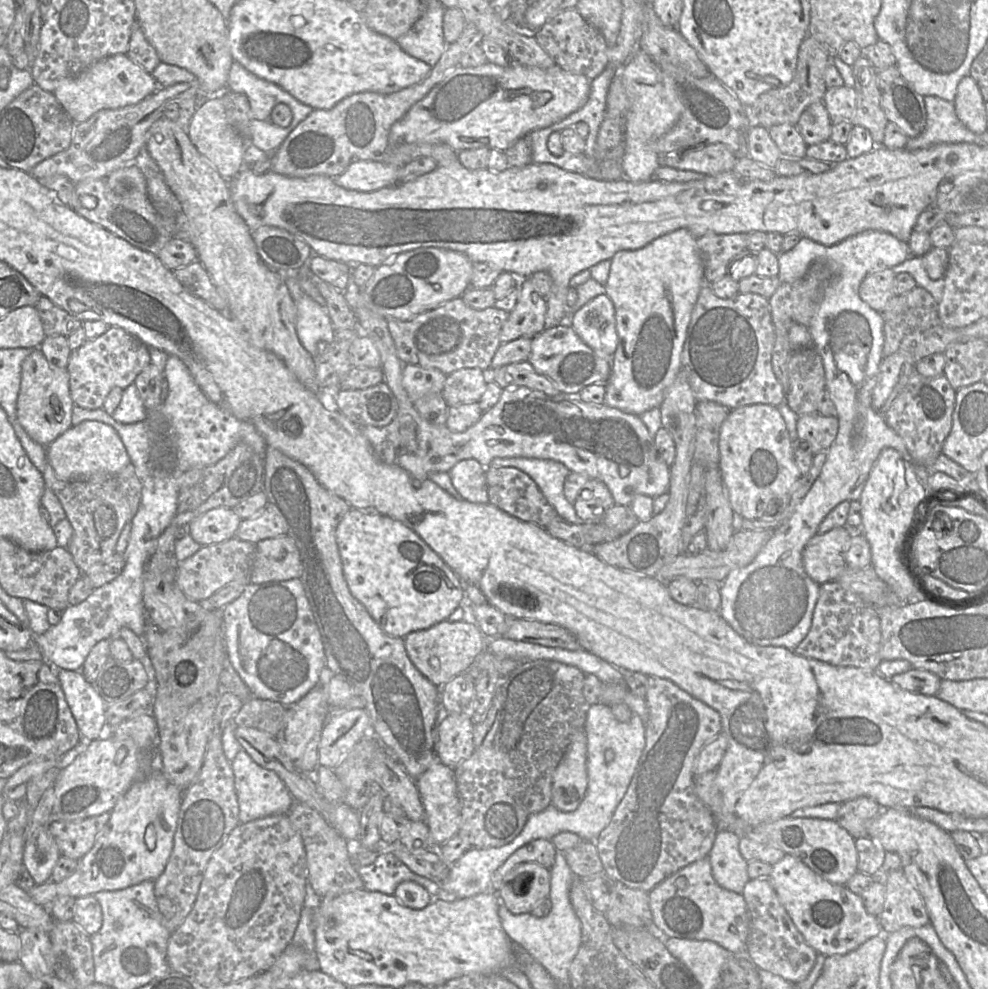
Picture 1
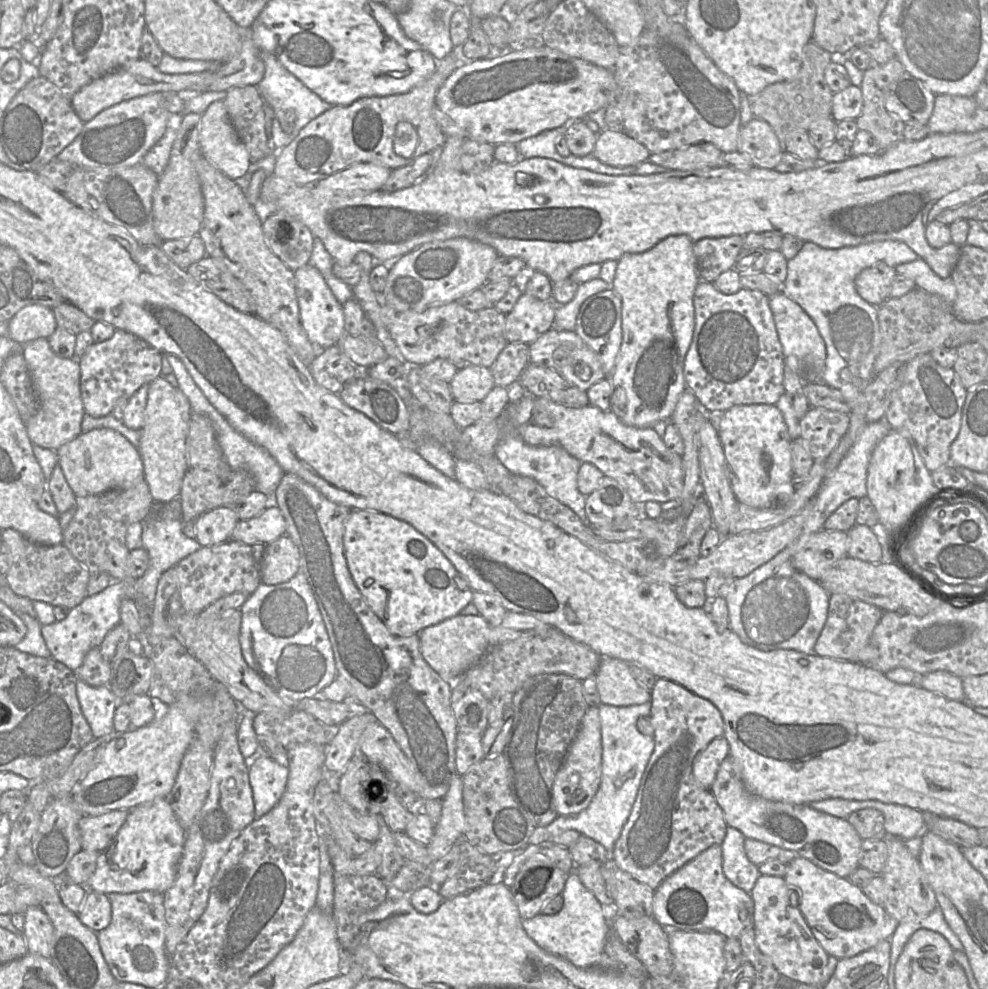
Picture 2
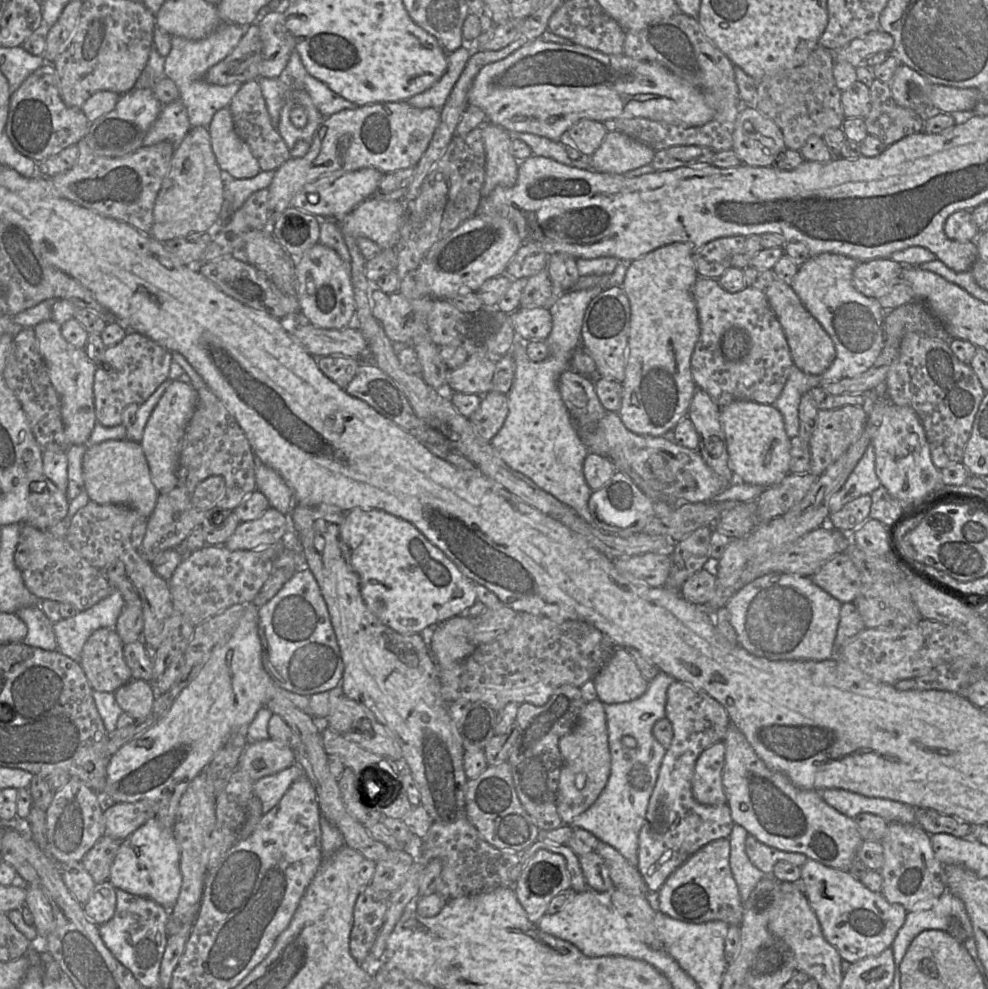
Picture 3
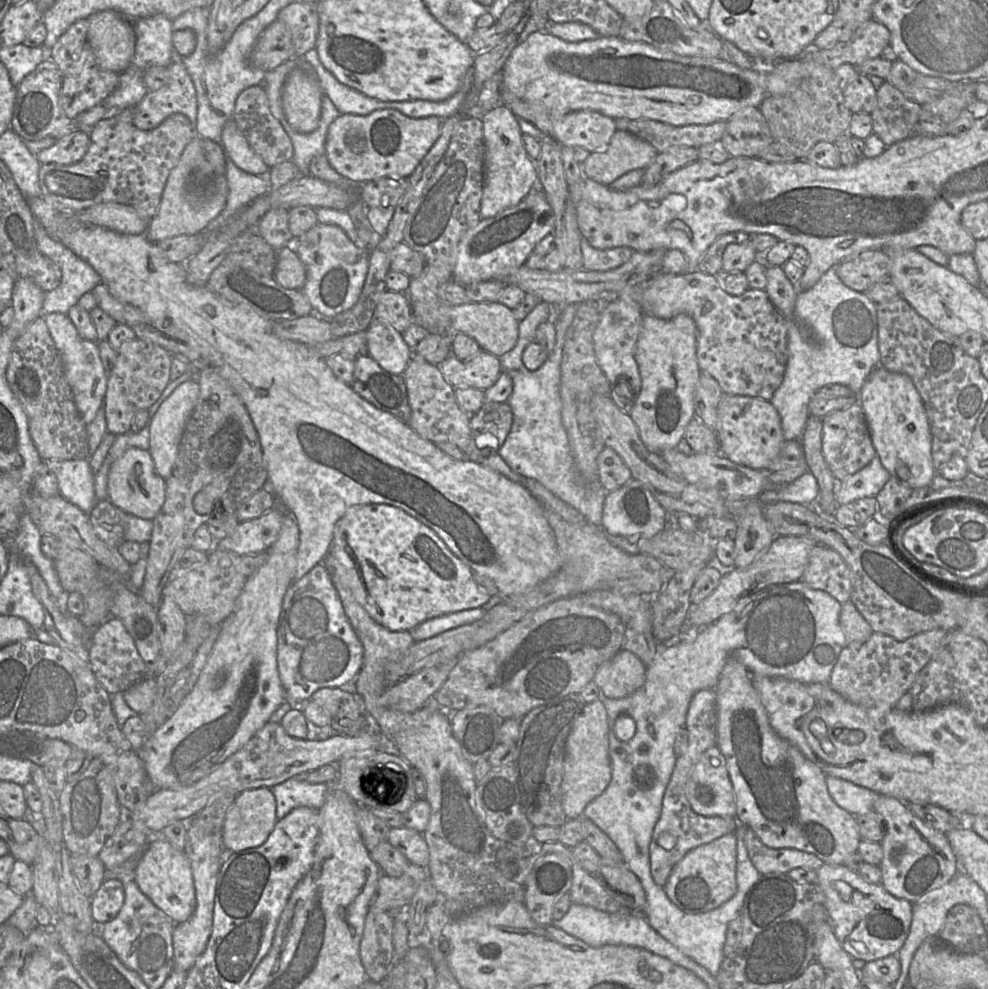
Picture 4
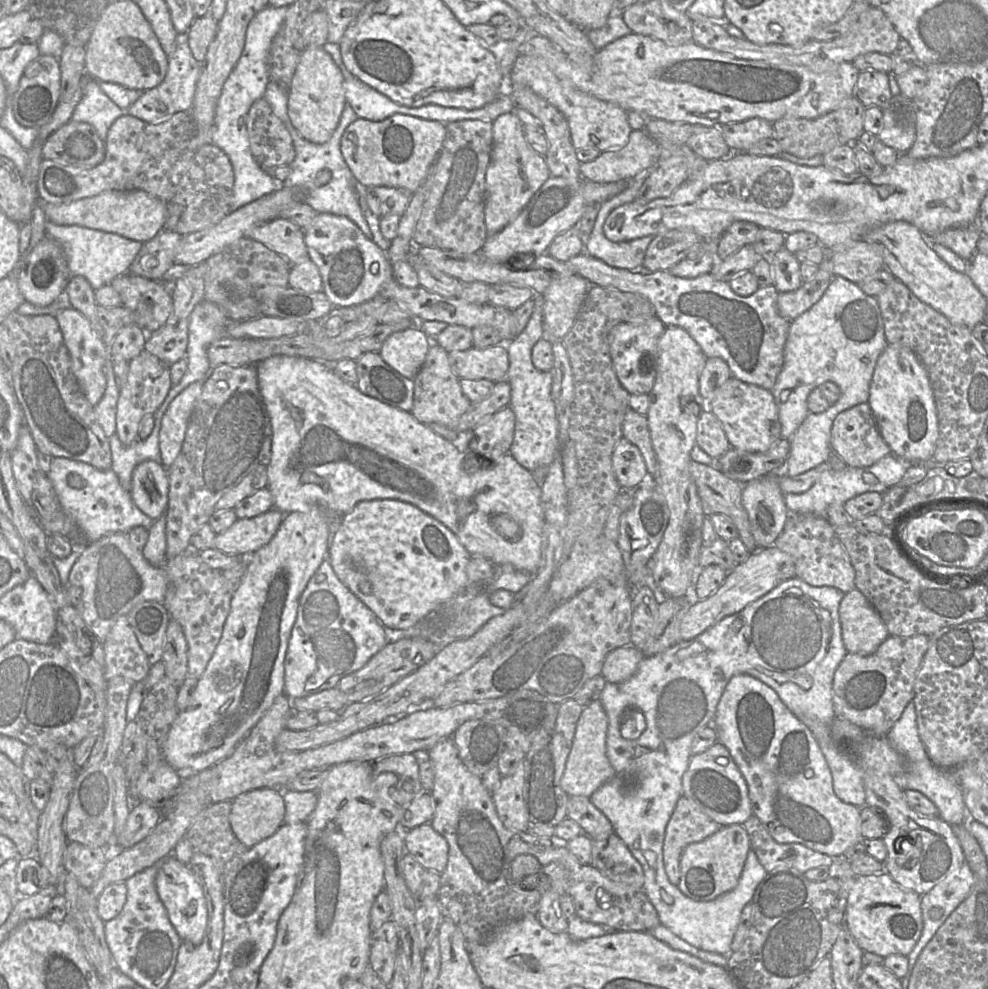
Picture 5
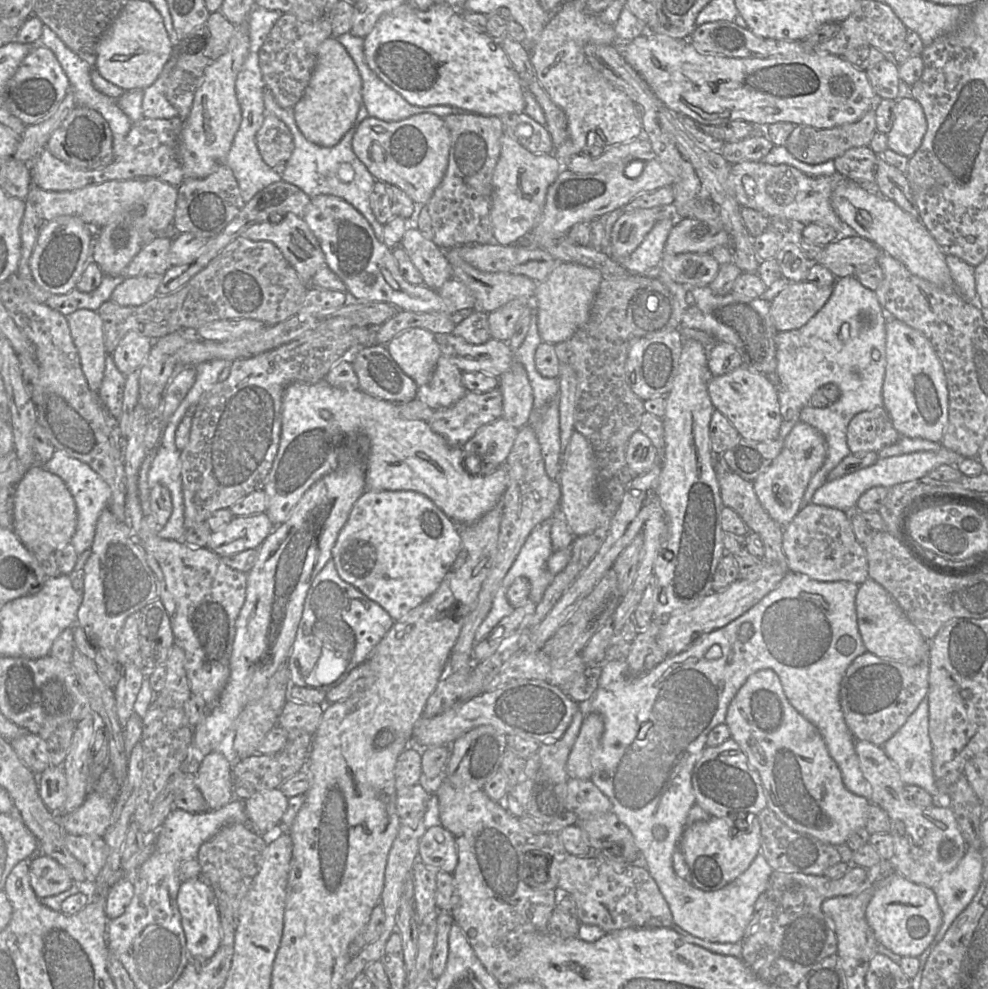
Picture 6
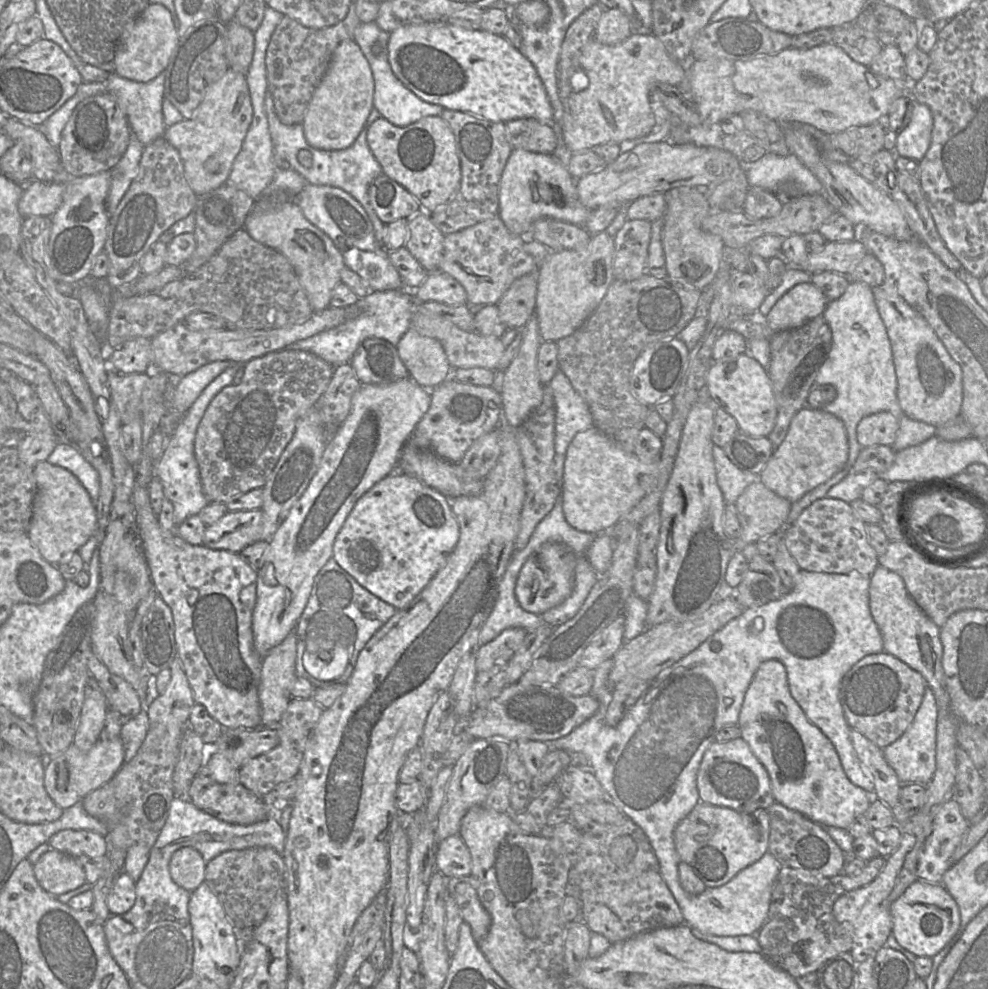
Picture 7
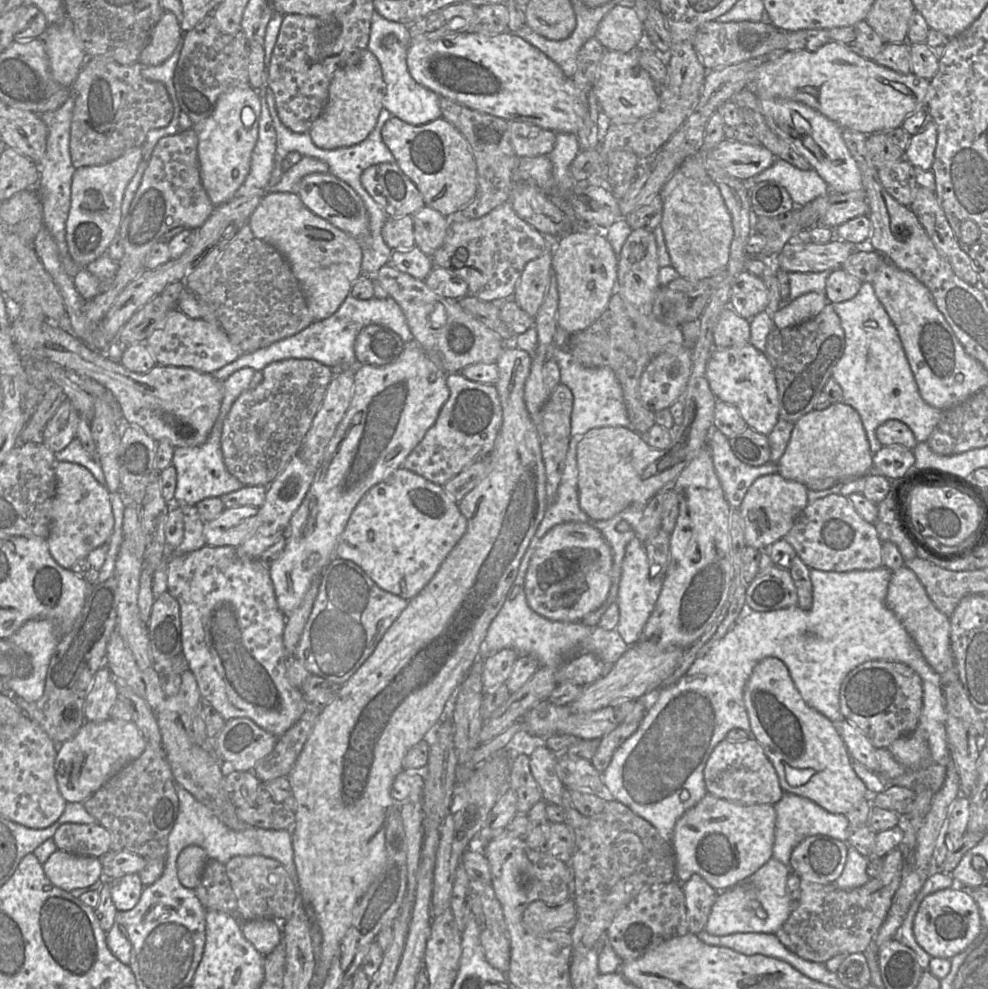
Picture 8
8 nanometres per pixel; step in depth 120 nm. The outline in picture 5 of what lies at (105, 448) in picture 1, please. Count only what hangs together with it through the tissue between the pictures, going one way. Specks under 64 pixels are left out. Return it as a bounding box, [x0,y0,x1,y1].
[129,460,168,520]

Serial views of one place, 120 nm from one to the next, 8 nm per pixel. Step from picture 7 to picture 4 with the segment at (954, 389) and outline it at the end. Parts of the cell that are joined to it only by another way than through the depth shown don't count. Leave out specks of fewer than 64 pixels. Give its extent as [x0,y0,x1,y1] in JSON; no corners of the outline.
[858,364,936,489]

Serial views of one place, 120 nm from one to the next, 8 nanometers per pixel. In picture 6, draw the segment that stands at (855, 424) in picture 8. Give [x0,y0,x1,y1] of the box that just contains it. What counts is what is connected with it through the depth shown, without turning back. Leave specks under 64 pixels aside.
[752,421,827,527]

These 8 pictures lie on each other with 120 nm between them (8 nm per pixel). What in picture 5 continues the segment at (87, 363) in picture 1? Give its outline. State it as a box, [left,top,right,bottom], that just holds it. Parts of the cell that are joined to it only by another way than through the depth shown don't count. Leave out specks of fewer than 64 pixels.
[116,349,171,445]

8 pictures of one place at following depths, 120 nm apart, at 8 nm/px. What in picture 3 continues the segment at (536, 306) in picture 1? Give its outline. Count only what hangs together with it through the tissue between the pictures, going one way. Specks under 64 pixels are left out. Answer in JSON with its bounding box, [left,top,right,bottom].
[509,308,552,341]

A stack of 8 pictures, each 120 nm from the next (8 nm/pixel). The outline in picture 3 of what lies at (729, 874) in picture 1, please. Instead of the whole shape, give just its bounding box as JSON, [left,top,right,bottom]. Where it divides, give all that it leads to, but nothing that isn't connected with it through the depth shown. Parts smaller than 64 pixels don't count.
[728,823,770,904]

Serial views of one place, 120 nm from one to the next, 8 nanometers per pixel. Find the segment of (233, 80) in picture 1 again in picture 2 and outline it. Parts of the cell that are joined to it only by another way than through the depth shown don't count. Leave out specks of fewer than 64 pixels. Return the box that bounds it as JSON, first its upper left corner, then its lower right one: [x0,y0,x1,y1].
[256,53,333,132]

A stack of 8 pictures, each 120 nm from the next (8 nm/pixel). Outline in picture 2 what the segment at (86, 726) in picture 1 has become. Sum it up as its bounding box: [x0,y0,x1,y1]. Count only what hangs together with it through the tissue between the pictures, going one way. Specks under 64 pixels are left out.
[76,679,119,738]

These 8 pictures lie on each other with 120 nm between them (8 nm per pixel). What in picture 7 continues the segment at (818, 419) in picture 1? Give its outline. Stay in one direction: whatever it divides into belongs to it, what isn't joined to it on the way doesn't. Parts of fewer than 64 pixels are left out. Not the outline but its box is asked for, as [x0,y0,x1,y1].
[856,411,898,448]

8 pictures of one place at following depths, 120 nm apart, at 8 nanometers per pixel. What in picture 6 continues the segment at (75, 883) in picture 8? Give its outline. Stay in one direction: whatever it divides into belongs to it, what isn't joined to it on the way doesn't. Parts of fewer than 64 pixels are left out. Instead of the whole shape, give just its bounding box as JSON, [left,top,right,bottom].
[29,855,73,899]

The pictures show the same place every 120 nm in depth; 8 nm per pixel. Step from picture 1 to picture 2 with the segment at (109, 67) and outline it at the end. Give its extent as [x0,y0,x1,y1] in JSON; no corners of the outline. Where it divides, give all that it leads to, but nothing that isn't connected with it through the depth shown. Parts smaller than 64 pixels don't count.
[70,59,213,123]

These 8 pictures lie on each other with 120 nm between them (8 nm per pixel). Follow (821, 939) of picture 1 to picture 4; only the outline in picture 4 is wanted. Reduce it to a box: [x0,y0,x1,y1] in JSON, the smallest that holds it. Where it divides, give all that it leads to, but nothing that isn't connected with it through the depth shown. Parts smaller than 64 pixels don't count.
[815,864,913,962]

